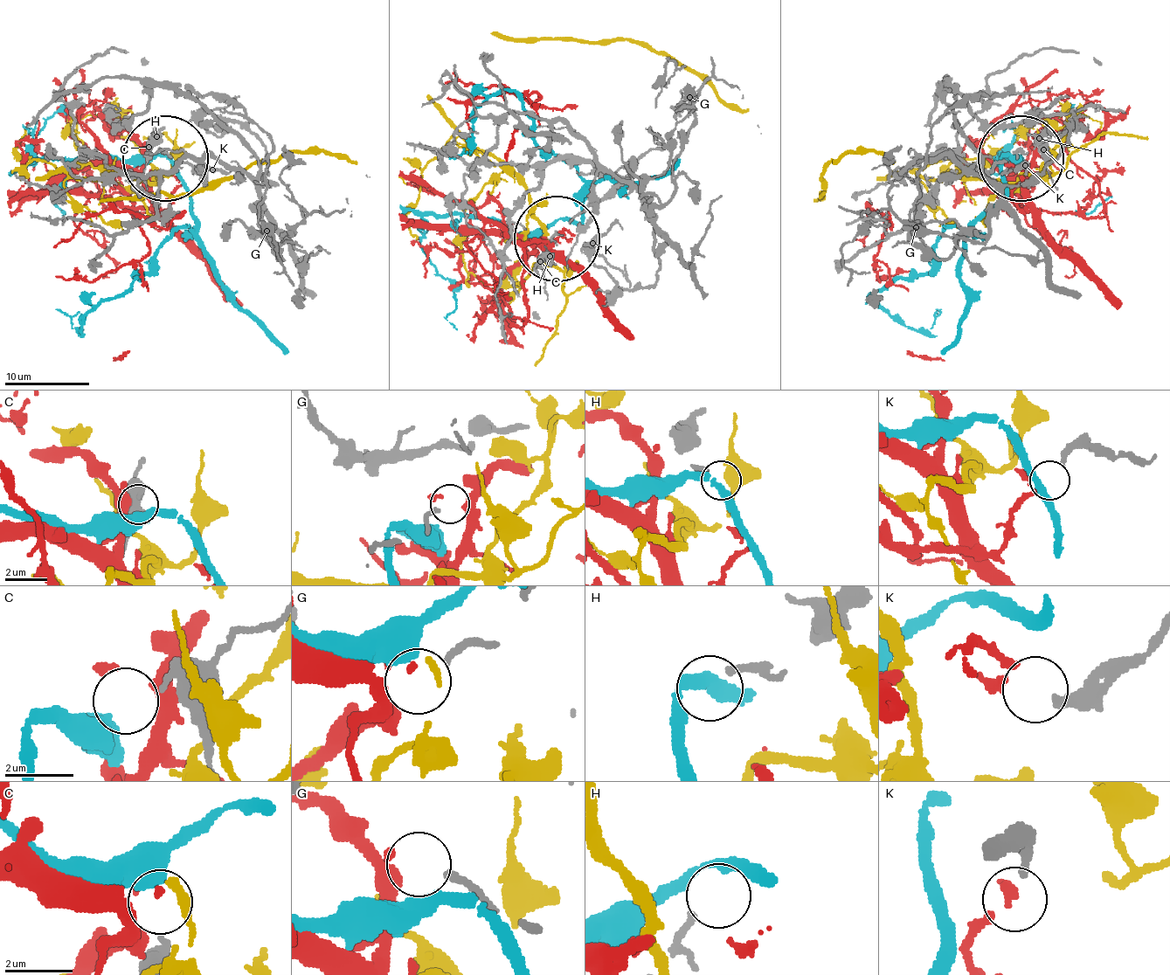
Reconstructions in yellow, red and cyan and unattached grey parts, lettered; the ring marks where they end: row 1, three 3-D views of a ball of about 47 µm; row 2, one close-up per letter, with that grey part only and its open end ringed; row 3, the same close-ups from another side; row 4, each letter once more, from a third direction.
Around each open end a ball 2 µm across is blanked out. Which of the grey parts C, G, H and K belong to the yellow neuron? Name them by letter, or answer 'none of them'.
none of them

